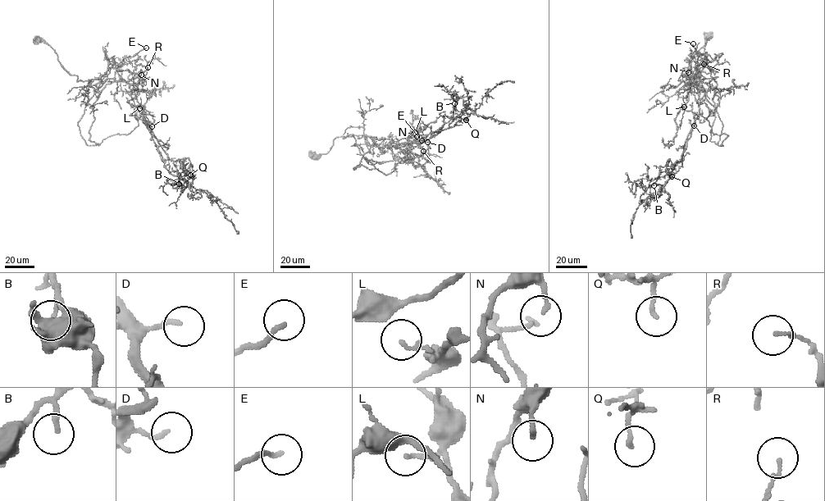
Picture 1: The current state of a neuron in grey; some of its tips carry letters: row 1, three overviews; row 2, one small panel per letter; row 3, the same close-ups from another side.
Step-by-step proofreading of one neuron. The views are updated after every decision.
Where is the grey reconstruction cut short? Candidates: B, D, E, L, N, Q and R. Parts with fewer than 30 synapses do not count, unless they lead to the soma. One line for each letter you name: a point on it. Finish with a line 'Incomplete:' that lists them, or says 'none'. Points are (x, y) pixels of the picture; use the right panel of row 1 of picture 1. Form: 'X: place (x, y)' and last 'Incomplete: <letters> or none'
B: place (654, 185)
E: place (693, 43)
Incomplete: B, E

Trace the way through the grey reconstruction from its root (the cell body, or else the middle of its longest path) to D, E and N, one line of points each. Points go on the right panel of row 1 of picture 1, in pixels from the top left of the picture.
D: (709, 35), (690, 61), (686, 77), (717, 76), (712, 78), (700, 100), (694, 125)
E: (709, 35), (690, 61), (686, 77), (717, 76), (715, 79), (710, 75), (704, 55), (698, 53), (693, 43)
N: (709, 35), (690, 61), (686, 77), (717, 76), (707, 83), (697, 79), (690, 86), (682, 80), (688, 72)

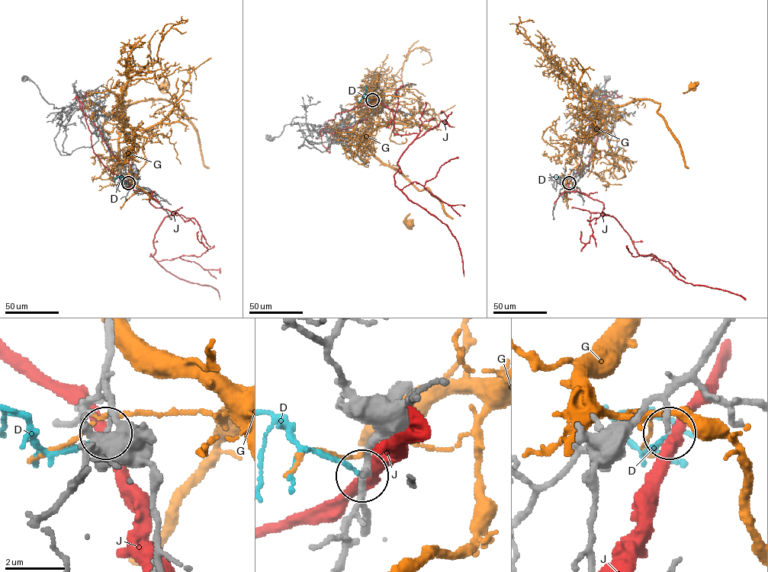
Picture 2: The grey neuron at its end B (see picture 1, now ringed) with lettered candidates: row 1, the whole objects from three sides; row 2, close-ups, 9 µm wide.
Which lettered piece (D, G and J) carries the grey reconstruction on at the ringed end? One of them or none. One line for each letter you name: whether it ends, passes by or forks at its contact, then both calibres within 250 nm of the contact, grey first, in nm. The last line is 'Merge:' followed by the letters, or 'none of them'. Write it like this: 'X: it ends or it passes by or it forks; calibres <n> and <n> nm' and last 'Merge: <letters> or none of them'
D: it ends; calibres 160 and 120 nm
Merge: D

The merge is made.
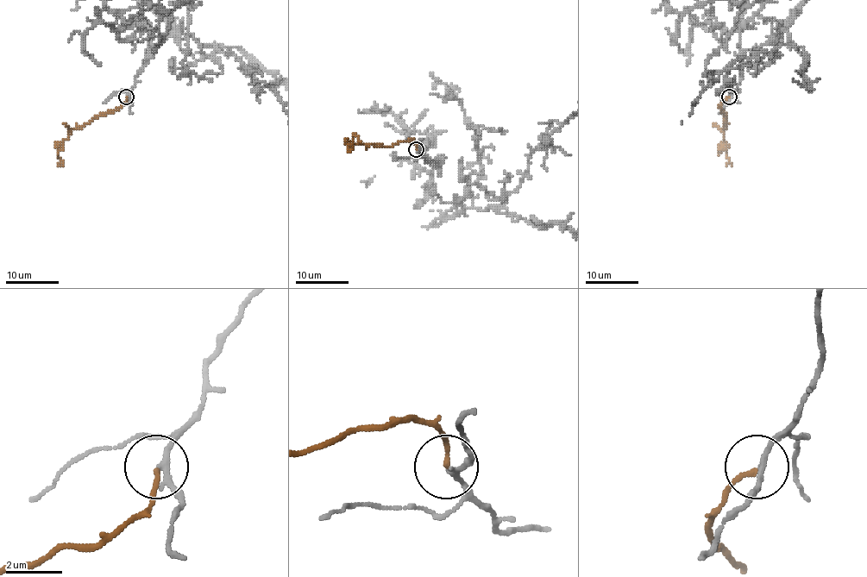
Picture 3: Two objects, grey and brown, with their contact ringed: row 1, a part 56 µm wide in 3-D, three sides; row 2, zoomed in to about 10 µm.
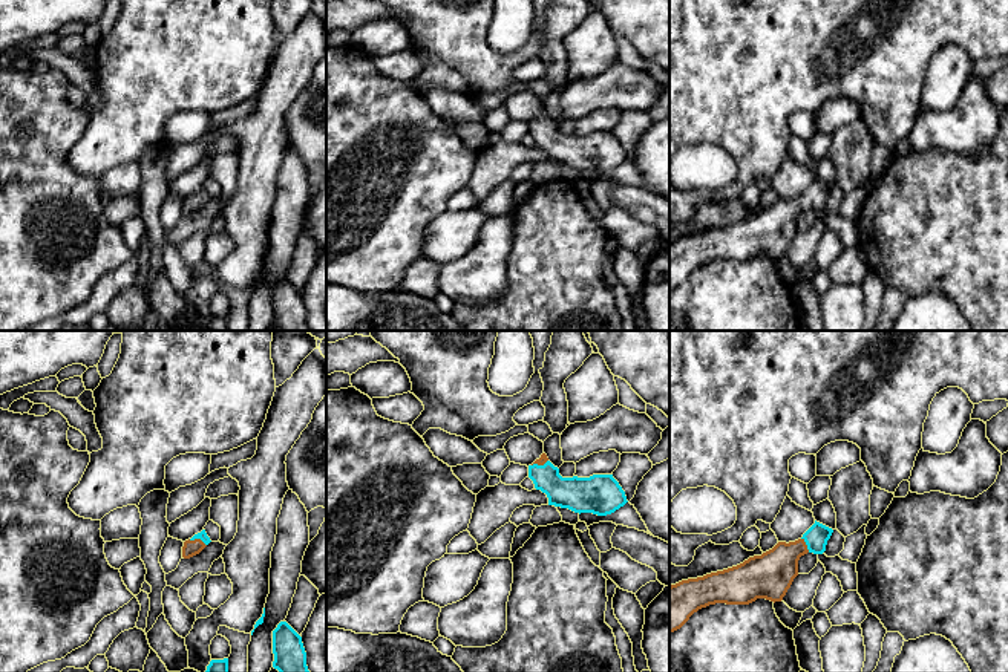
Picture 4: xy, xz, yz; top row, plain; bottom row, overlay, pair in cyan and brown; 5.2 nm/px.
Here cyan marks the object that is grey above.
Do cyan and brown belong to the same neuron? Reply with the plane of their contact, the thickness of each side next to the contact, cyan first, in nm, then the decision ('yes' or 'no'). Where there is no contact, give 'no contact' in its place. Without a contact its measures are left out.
contact in xy; calibres 50 and 90 nm; yes

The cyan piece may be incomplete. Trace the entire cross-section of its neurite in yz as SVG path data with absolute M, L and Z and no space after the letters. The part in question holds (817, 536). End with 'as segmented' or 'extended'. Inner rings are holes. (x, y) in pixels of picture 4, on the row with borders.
M815 520L795 542L778 542L737 566L671 585L669 634L709 605L749 605L757 599L781 602L798 576L800 557L807 553L823 554L832 533L832 528Z; extended

